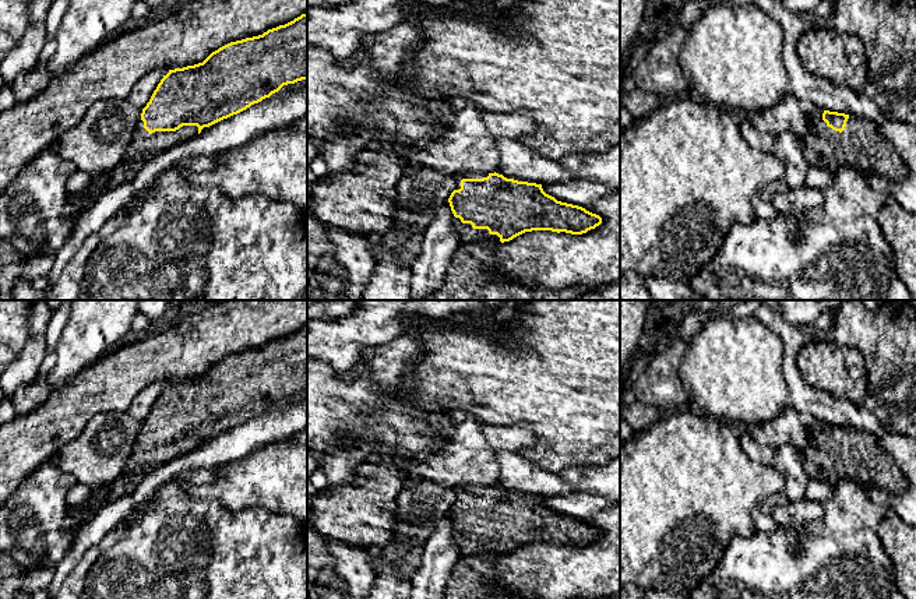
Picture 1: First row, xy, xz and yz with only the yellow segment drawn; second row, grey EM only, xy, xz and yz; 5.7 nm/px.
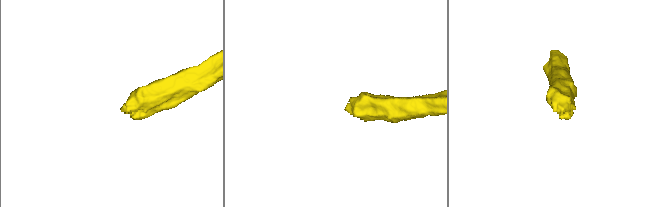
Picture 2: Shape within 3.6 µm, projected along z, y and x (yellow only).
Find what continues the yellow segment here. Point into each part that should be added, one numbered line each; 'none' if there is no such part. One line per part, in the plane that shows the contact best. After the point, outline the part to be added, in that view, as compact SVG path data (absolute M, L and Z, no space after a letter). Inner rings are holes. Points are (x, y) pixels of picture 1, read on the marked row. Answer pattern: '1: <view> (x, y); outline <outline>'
1: xy (144, 147); outline M140 120L126 154L114 169L92 179L91 197L96 201L105 191L133 180L152 158L165 154L197 134L197 126L183 126L176 131L155 131L149 134L144 128L144 121Z

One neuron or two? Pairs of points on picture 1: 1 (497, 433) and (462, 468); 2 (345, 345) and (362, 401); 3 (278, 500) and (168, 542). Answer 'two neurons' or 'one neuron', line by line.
1: two neurons
2: two neurons
3: two neurons

